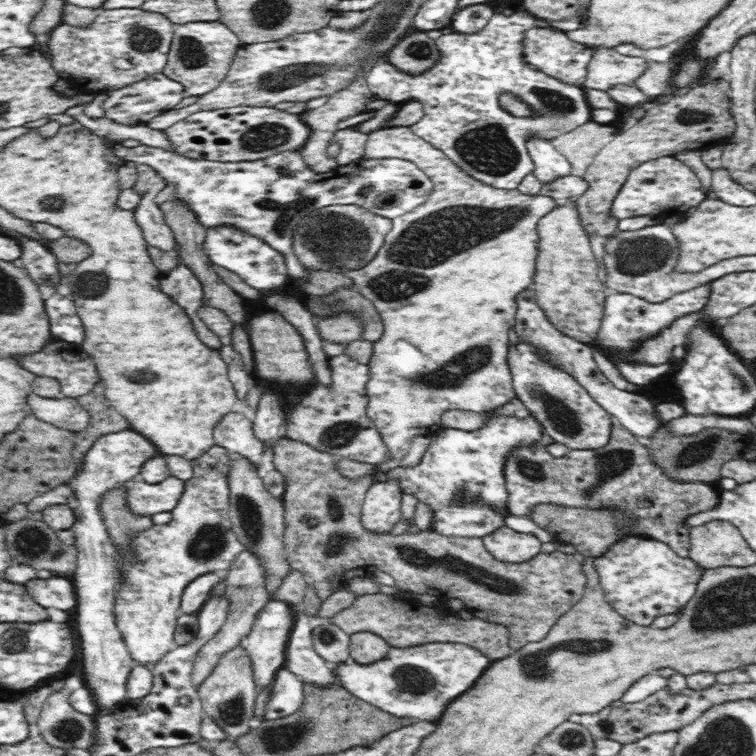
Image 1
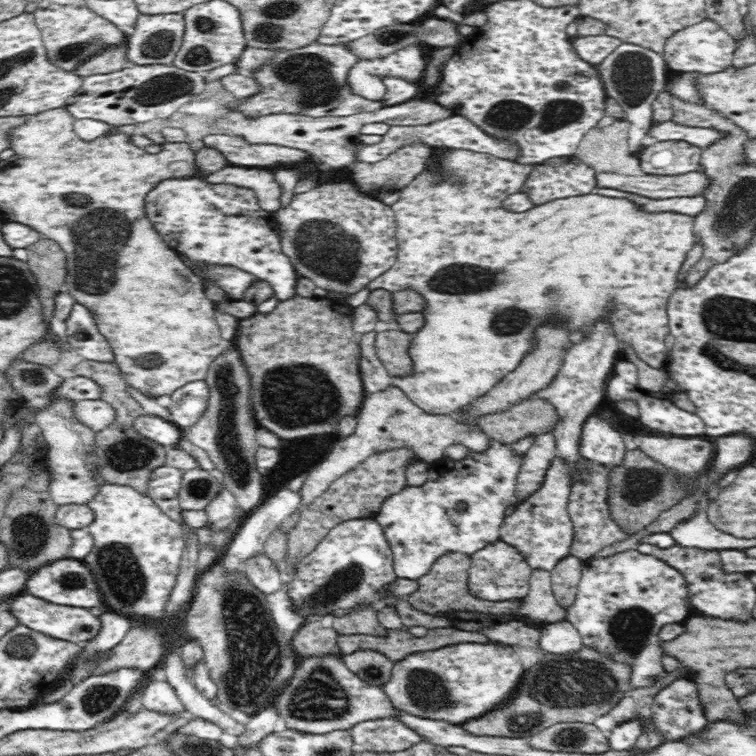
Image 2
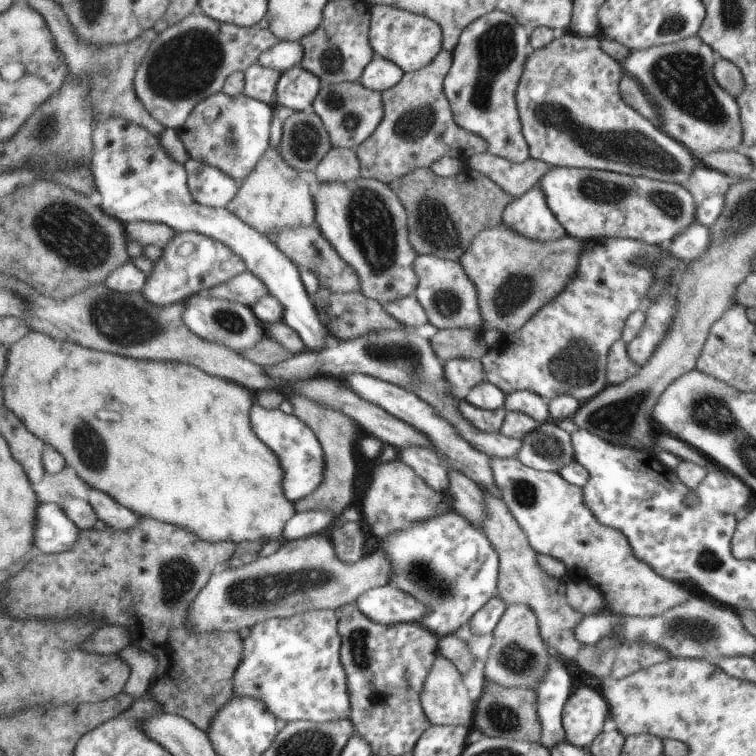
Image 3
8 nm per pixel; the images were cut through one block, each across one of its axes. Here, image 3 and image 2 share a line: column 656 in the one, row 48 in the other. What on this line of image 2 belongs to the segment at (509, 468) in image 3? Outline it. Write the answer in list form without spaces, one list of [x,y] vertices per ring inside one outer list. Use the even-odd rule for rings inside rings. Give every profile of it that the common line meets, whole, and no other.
[[[610,35],[578,36],[570,40],[573,49],[583,61],[596,66],[612,54],[621,44],[621,40]]]

